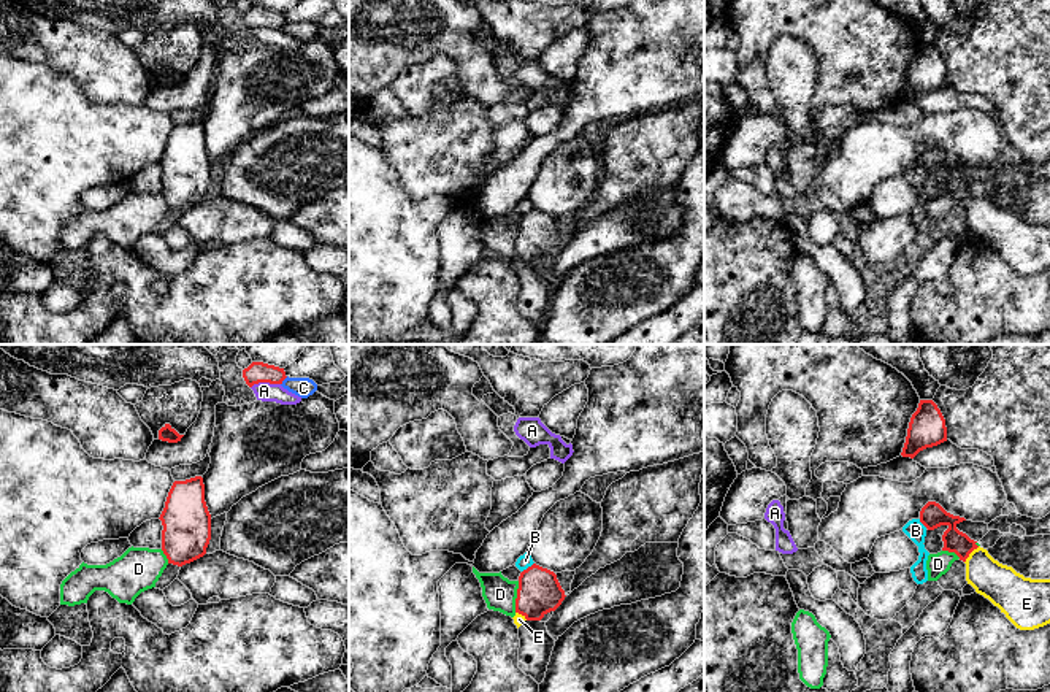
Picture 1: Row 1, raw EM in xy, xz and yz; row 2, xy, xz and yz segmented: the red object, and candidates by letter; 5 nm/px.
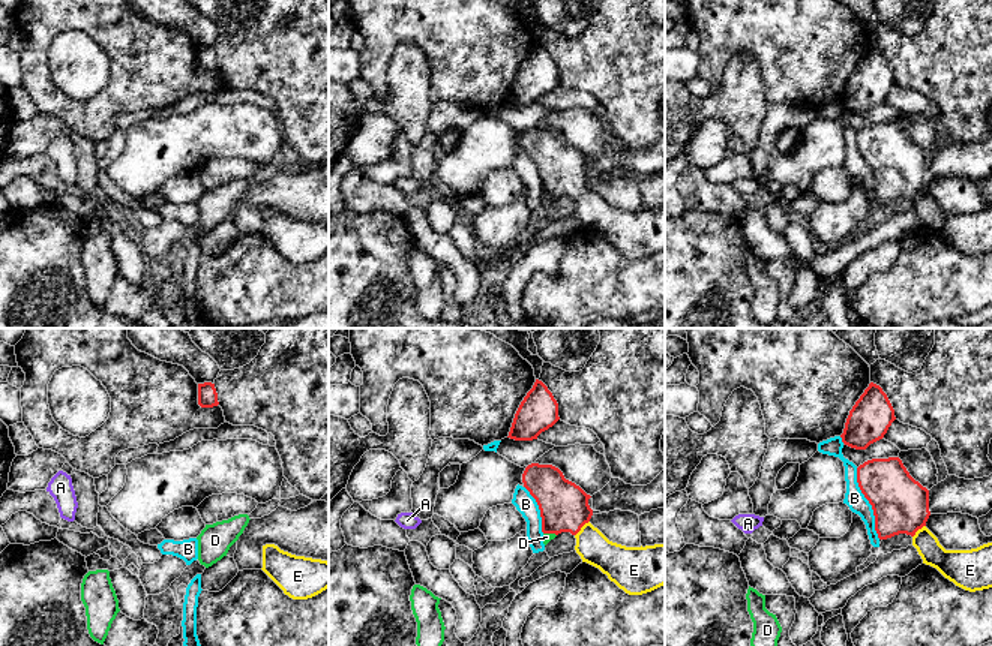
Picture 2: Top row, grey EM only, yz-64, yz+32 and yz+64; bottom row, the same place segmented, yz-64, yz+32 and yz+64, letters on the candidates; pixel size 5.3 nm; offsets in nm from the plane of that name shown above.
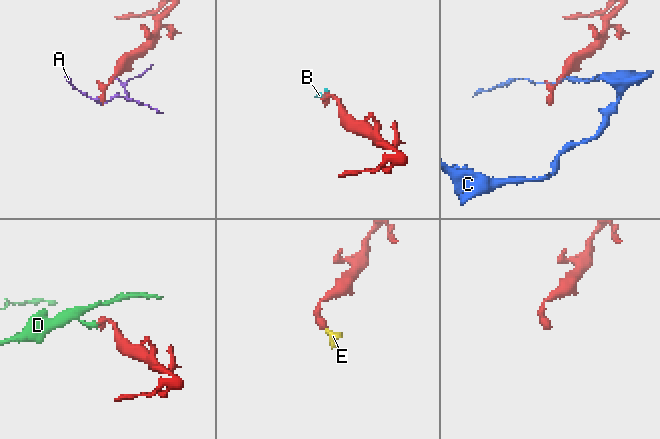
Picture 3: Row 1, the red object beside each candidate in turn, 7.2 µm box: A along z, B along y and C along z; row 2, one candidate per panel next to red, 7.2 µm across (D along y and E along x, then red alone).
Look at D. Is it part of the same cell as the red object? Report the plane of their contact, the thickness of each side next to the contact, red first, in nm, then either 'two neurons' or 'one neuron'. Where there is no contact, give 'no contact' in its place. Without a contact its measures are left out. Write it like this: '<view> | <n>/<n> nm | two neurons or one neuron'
xz | 220/170 nm | two neurons

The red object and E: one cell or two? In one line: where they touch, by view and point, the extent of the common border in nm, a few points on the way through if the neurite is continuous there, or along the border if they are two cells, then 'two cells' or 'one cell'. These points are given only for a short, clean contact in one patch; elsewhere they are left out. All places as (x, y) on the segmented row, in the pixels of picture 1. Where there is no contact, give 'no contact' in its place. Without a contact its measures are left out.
yz (969, 553) | 120 nm | across yz (957, 542), (969, 553), (1003, 586) | one cell

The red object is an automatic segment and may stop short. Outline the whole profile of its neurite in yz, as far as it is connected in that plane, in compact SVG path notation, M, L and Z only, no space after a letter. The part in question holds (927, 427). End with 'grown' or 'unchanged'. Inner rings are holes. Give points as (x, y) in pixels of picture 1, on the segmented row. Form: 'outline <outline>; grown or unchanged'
outline M920 400L912 414L901 456L914 459L920 451L947 441L945 419L933 400Z; unchanged

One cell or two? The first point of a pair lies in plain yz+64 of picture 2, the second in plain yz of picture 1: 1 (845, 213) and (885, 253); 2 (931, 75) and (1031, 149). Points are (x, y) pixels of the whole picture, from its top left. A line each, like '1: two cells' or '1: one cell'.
1: one cell
2: one cell

